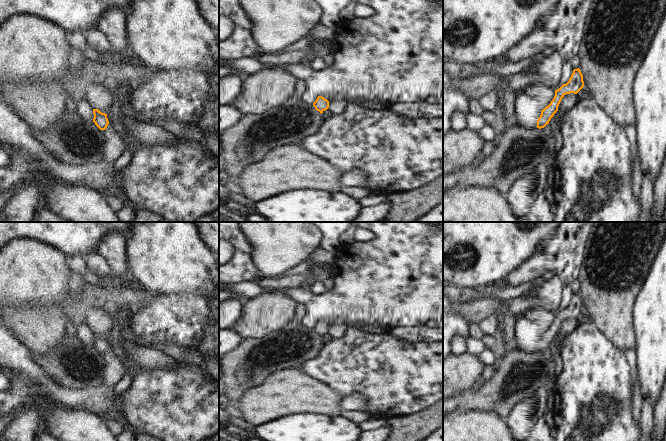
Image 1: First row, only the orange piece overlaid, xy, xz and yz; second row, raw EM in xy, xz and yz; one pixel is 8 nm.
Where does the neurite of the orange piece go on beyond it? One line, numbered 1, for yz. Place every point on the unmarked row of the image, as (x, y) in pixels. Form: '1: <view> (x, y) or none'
1: yz (527, 335)

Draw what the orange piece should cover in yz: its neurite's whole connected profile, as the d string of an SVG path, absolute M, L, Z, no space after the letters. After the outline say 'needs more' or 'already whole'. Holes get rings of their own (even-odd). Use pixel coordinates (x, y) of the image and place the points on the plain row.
M579 292L574 293L566 308L555 314L555 320L542 335L537 323L526 317L519 318L515 323L515 342L525 352L544 352L558 335L558 330L566 318L577 318L584 311L583 299Z; needs more

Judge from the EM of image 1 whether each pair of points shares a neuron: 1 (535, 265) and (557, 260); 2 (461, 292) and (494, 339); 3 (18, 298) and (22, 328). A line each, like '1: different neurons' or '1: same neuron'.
1: different neurons
2: different neurons
3: different neurons

